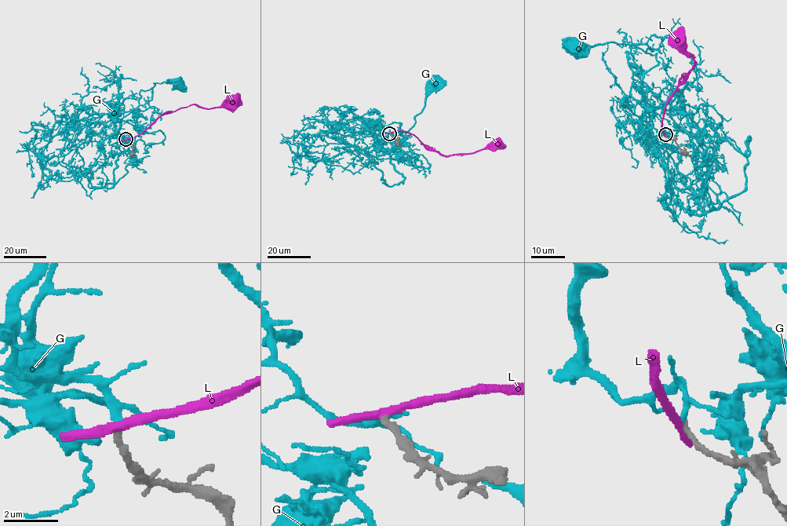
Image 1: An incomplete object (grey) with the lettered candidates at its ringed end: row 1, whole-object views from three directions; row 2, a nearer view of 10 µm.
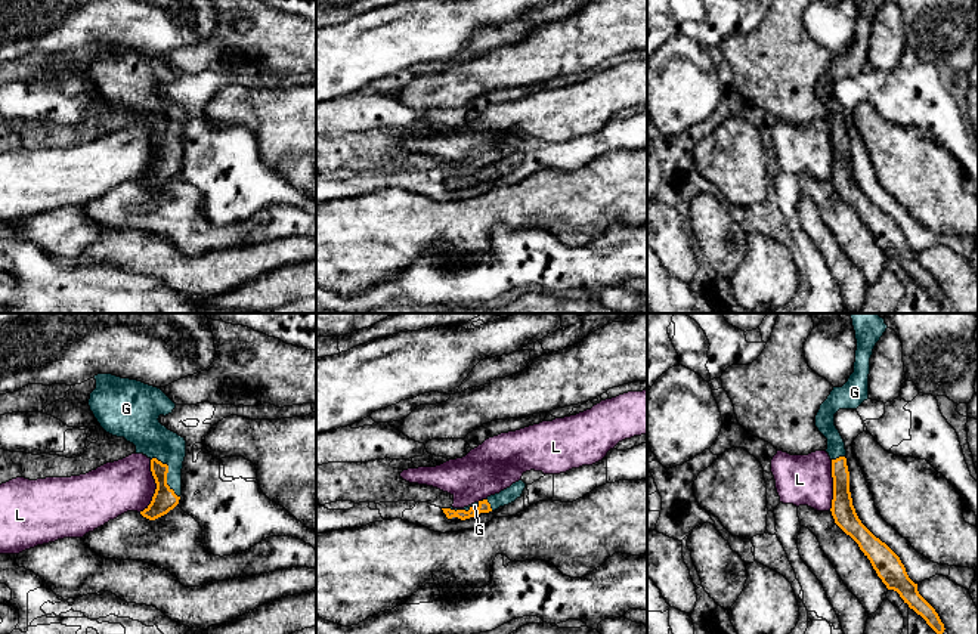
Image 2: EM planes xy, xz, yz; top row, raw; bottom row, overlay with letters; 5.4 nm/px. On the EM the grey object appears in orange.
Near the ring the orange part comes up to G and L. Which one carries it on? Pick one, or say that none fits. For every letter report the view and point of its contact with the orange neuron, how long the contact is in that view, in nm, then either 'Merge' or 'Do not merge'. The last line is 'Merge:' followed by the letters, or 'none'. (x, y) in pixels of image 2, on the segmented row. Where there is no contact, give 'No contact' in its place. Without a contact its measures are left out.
G: Touches orange at xy (166, 475). Shared border 260 nm. Merge
L: Touches orange at xy (157, 486). Shared border 300 nm. Do not merge
Merge: G

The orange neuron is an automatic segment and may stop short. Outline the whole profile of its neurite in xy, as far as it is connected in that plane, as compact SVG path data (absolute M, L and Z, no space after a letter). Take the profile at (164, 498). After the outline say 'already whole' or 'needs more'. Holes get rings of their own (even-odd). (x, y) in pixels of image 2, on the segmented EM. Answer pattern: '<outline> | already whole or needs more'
M98 374L96 389L90 393L89 406L100 427L117 437L124 437L136 446L136 454L151 460L151 471L157 483L151 504L140 511L155 520L173 510L182 495L182 468L186 457L186 440L160 423L161 415L168 415L176 403L158 387L137 380L121 378L112 374Z | needs more

